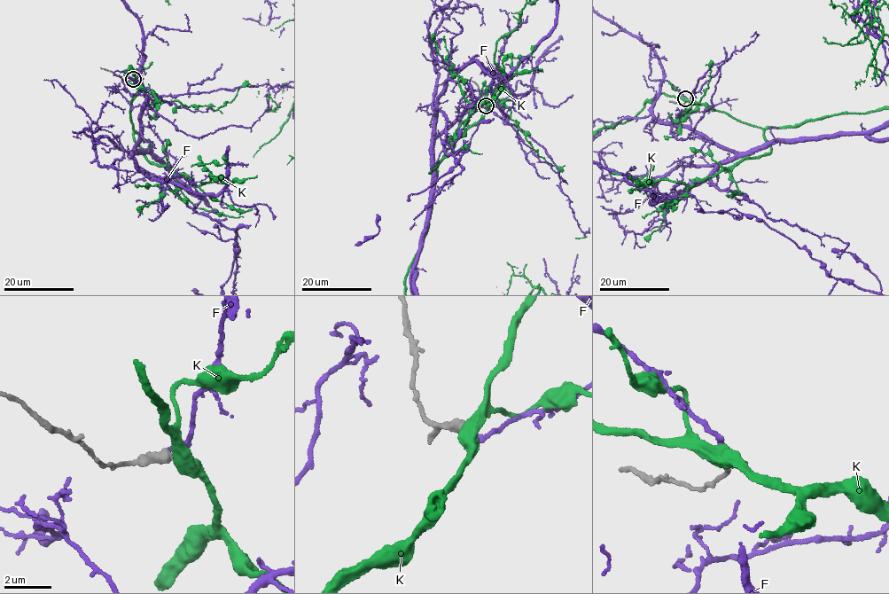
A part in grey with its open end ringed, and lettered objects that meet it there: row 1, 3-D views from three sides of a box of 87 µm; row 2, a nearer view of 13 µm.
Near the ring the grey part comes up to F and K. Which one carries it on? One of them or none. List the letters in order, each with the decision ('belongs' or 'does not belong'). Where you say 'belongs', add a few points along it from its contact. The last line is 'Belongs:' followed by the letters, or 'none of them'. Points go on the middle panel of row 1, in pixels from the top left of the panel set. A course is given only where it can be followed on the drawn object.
F: belongs
K: does not belong
Belongs: F

